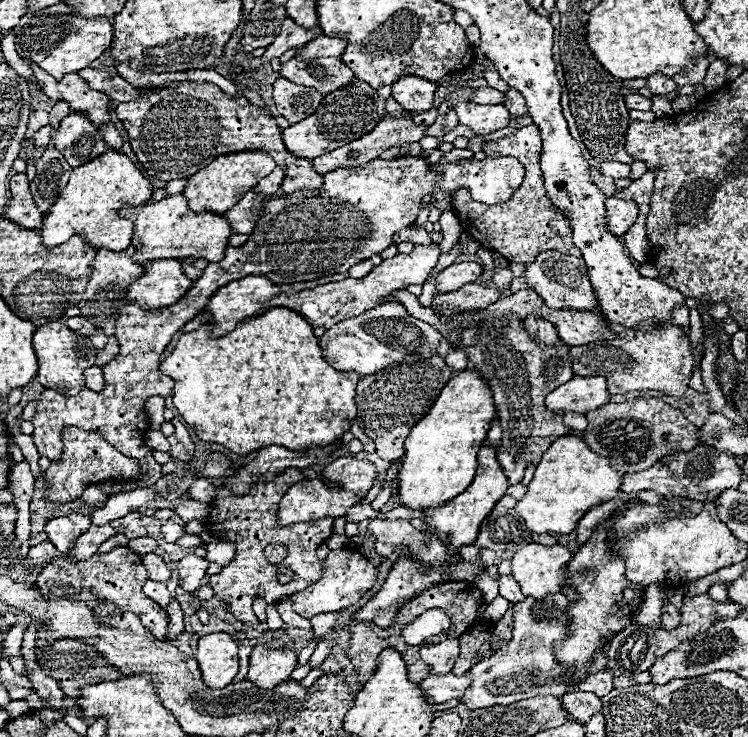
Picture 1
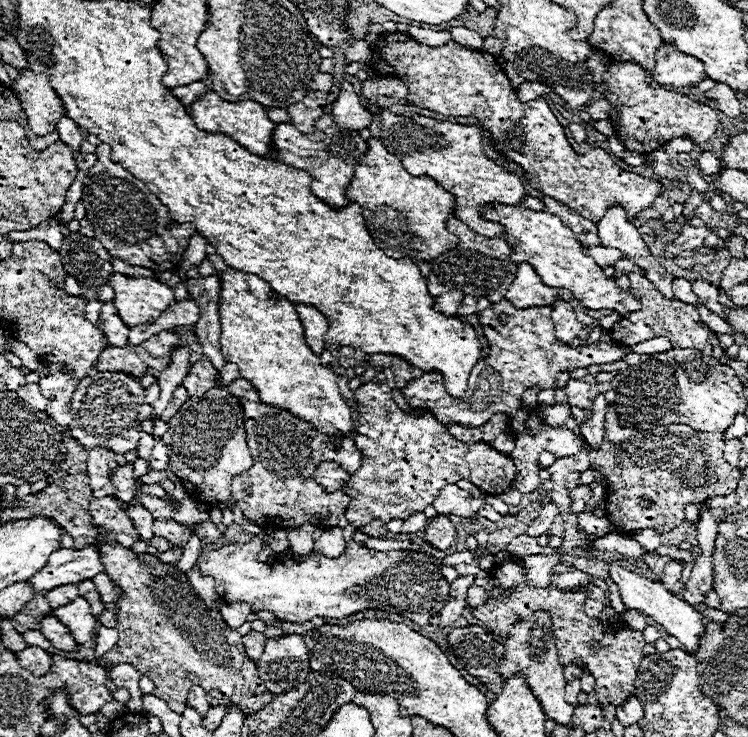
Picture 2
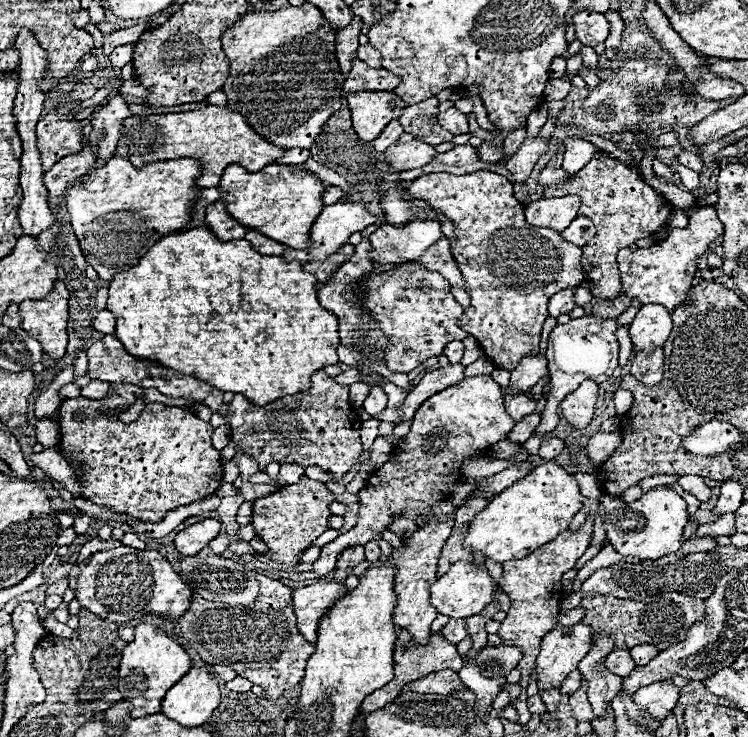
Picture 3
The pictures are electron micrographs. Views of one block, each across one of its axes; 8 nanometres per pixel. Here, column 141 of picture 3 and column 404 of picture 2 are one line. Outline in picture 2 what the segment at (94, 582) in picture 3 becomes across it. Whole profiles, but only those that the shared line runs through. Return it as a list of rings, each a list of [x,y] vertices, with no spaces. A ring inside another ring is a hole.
[[[254,536],[246,544],[224,544],[218,550],[206,550],[196,560],[196,566],[202,576],[214,578],[216,592],[224,596],[224,602],[246,602],[254,612],[270,610],[280,620],[298,624],[314,616],[346,618],[362,610],[384,610],[424,626],[450,598],[448,582],[440,574],[440,568],[426,554],[414,550],[378,552],[366,548],[362,542],[350,540],[346,552],[338,558],[310,552],[304,560],[274,558],[270,566],[268,562],[256,560],[262,544],[262,536]]]

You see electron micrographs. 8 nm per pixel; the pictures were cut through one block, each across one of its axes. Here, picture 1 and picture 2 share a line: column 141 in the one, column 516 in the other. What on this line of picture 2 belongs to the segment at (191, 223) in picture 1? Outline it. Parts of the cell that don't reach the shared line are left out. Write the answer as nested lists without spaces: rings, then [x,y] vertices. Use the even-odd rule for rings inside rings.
[[[490,204],[482,208],[482,216],[486,220],[494,220],[506,226],[506,242],[512,246],[512,262],[530,262],[534,270],[538,270],[538,276],[546,286],[554,288],[566,288],[572,292],[576,300],[588,310],[612,310],[618,312],[620,318],[626,318],[626,314],[640,310],[640,302],[630,294],[620,290],[612,278],[604,276],[604,270],[584,254],[582,242],[576,240],[574,232],[566,228],[558,216],[550,212],[534,212],[530,208],[522,206],[510,206],[510,204]]]

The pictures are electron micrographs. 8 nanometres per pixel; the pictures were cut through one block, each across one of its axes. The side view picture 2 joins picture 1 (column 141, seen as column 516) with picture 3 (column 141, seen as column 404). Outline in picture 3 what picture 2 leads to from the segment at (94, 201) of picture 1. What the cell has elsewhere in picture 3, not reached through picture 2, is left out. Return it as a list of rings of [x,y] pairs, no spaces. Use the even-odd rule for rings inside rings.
[[[204,106],[192,112],[178,114],[152,114],[130,116],[122,122],[122,138],[116,152],[130,160],[136,168],[150,162],[164,162],[176,158],[196,158],[202,162],[202,174],[196,178],[198,188],[214,188],[220,184],[220,176],[226,166],[242,164],[250,172],[258,172],[264,166],[278,160],[284,150],[272,146],[258,136],[238,112],[230,112],[224,106]]]

